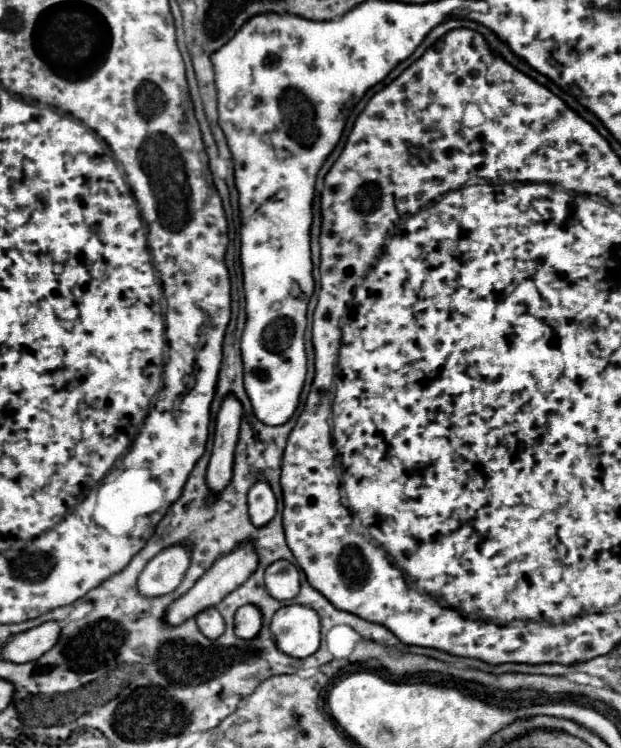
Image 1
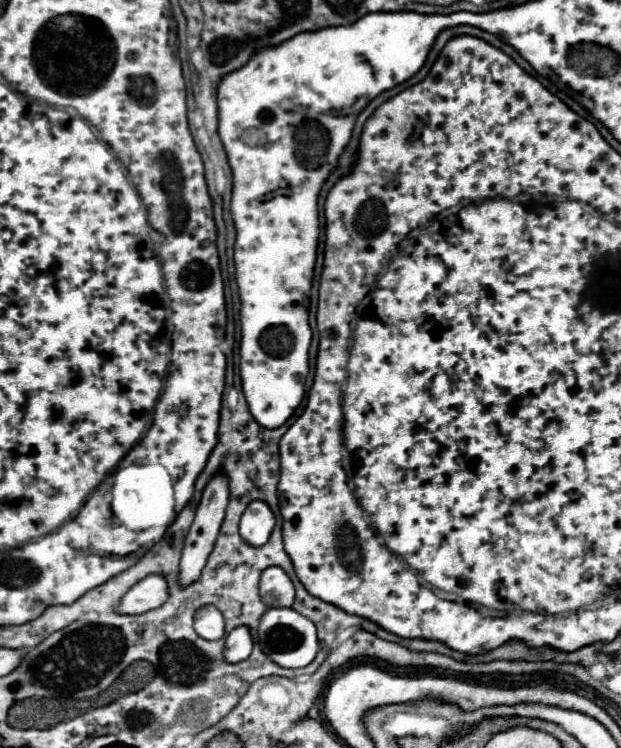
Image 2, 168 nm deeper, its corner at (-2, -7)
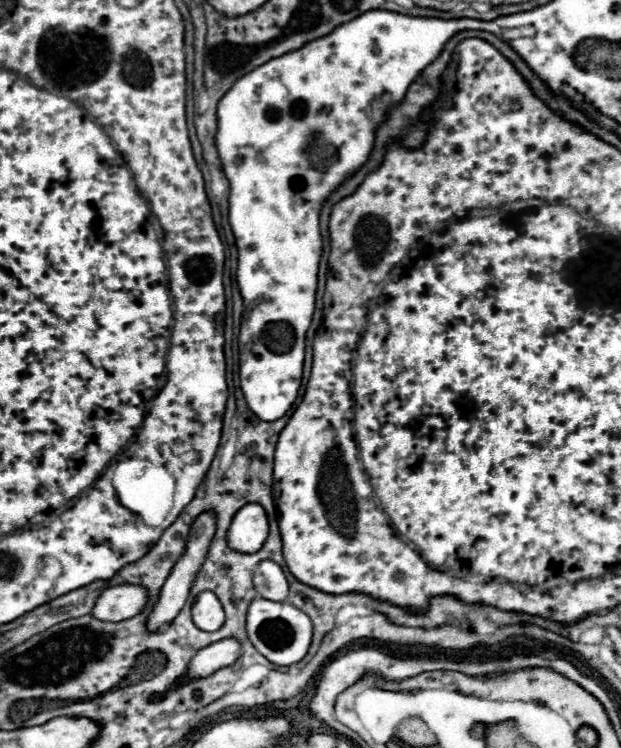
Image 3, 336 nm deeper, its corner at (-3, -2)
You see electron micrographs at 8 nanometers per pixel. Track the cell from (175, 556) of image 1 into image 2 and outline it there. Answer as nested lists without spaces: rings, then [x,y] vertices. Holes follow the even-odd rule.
[[[154,573],[144,577],[142,581],[138,581],[120,601],[118,611],[120,613],[128,613],[128,615],[138,615],[150,609],[158,609],[160,605],[164,605],[168,601],[170,593],[168,593],[168,581],[166,575],[162,573]]]

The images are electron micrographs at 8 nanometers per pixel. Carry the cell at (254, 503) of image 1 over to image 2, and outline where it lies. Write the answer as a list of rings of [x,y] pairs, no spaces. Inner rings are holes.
[[[252,501],[240,519],[240,535],[246,543],[260,547],[268,541],[274,525],[276,519],[270,507],[264,501]]]

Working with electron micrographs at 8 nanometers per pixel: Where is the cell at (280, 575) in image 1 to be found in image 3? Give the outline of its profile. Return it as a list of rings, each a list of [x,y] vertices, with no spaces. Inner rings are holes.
[[[263,560],[257,564],[255,574],[253,574],[253,584],[255,590],[273,602],[283,602],[289,594],[289,584],[285,580],[285,574],[279,564],[273,560]]]

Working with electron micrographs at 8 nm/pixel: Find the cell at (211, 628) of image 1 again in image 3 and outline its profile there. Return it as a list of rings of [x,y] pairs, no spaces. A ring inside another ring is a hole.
[[[211,590],[199,592],[199,594],[195,596],[191,614],[193,614],[195,626],[201,628],[201,630],[205,630],[205,632],[215,632],[215,630],[219,630],[221,624],[225,622],[223,606],[221,606],[219,598],[217,598]]]

